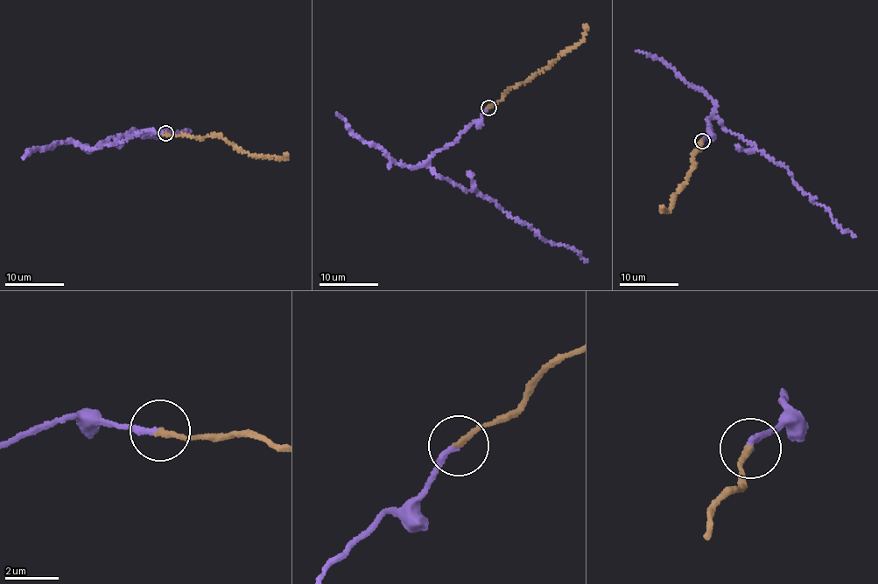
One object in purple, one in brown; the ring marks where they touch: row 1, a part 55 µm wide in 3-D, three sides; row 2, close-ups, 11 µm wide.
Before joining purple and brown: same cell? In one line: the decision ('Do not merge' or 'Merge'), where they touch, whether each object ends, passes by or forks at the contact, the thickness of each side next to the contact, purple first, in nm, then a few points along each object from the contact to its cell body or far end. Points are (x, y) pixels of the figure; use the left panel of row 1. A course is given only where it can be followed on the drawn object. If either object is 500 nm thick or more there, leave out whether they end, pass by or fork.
Merge. Place: (165, 133). At the ring purple ends. At the ring brown ends. Thickness 260 nm (purple) against 220 nm. Course of purple: (165, 134), (149, 131), (92, 149), (83, 147), (90, 150), (131, 130), (158, 136), (162, 132), (190, 130). Course of brown: (165, 134), (194, 137), (214, 135), (225, 138), (248, 154), (279, 159), (287, 154)

